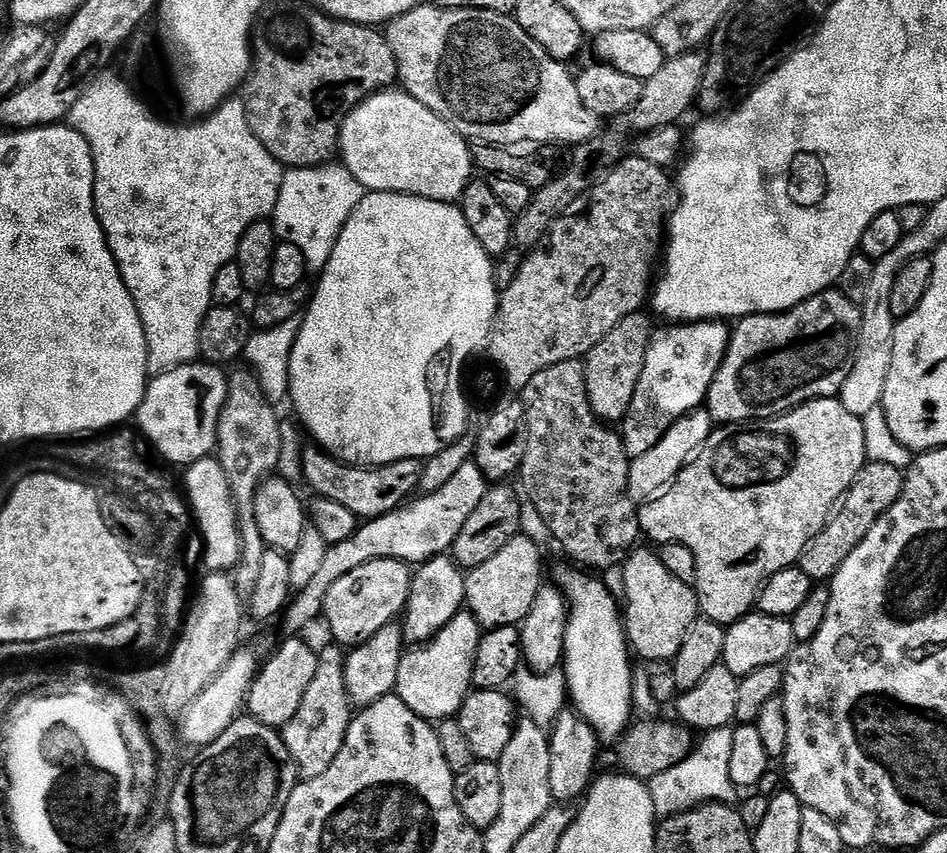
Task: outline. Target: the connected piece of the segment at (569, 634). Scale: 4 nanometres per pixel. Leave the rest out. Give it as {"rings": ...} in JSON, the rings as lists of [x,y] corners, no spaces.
{"rings":[[[567,566],[560,573],[557,574],[555,583],[558,585],[561,592],[568,598],[568,625],[566,626],[566,642],[564,643],[564,662],[562,671],[564,674],[564,683],[566,685],[567,695],[570,697],[570,704],[575,711],[579,712],[580,717],[584,719],[588,725],[595,730],[596,735],[604,742],[615,742],[628,731],[630,725],[633,723],[632,717],[632,700],[634,701],[634,679],[632,680],[632,664],[628,661],[630,657],[630,645],[628,637],[624,631],[622,623],[622,608],[618,603],[617,597],[614,593],[605,586],[603,579],[594,577],[595,575],[589,574],[584,570],[577,570],[575,567]]]}

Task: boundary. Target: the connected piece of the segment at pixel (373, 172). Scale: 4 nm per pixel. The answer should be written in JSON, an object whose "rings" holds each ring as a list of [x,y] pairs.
{"rings":[[[385,90],[375,92],[348,113],[340,128],[339,159],[350,174],[368,192],[403,192],[405,196],[421,196],[443,204],[459,201],[468,183],[474,179],[474,152],[469,141],[455,132],[438,114],[434,114],[409,92]]]}

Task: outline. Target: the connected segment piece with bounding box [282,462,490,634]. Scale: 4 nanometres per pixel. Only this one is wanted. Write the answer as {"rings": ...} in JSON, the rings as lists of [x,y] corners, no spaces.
{"rings":[[[475,462],[466,463],[440,490],[428,495],[417,495],[390,514],[365,520],[354,534],[350,534],[350,538],[346,538],[346,542],[328,545],[326,558],[318,574],[308,585],[299,588],[287,605],[282,616],[285,630],[288,634],[300,634],[307,624],[314,623],[316,619],[319,621],[324,614],[330,586],[334,586],[338,578],[346,578],[350,570],[358,570],[358,566],[375,560],[400,560],[409,566],[419,566],[427,560],[433,560],[435,556],[451,553],[458,534],[462,534],[462,526],[466,526],[470,514],[474,514],[478,502],[486,498],[489,487],[490,481],[482,474],[482,470],[478,470]]]}

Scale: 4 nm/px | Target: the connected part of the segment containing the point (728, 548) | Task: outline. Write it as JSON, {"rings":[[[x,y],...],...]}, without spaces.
{"rings":[[[838,398],[811,400],[802,406],[791,408],[783,416],[773,416],[771,420],[753,420],[736,431],[728,426],[720,426],[710,434],[710,438],[704,443],[696,459],[691,460],[681,470],[678,478],[670,487],[664,489],[653,500],[643,501],[639,505],[640,531],[645,537],[649,536],[653,540],[653,542],[651,541],[653,545],[678,542],[682,546],[686,546],[686,550],[690,550],[690,554],[694,554],[694,562],[698,562],[698,574],[694,587],[696,600],[700,604],[699,615],[705,620],[713,620],[727,626],[738,622],[756,608],[756,599],[760,596],[760,589],[764,587],[770,577],[778,574],[778,570],[793,567],[799,561],[802,550],[806,550],[809,542],[823,530],[830,513],[839,505],[840,497],[856,481],[856,476],[863,470],[867,460],[864,421],[861,417],[850,414],[850,410],[846,410],[846,406],[842,406],[842,402]]]}

